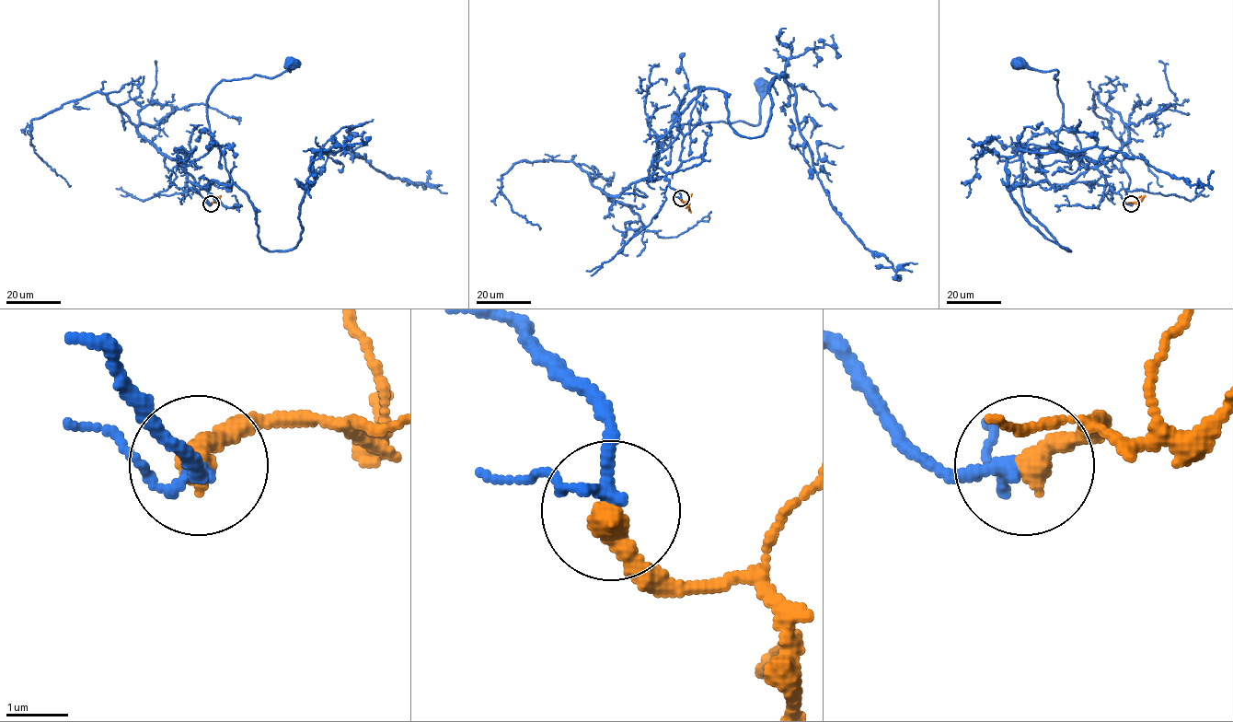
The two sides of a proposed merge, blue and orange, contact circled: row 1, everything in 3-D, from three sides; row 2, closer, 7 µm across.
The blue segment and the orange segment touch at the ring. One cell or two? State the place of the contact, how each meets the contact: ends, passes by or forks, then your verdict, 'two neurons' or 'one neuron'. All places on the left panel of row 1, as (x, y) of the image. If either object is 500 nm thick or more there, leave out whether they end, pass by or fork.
place (211, 203); blue passes by; orange ends; one neuron

